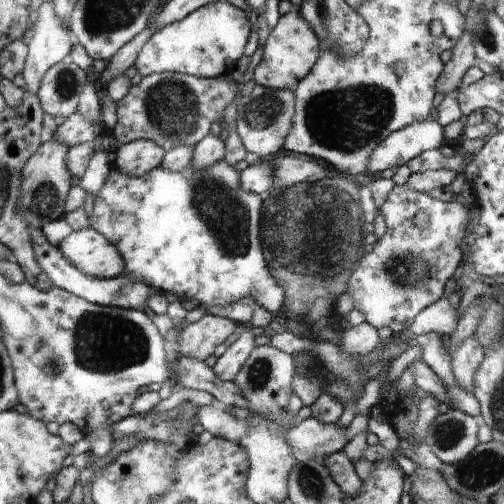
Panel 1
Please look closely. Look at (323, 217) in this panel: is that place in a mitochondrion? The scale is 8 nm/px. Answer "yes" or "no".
yes

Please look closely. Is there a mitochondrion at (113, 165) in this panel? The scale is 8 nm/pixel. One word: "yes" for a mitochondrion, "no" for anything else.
no

